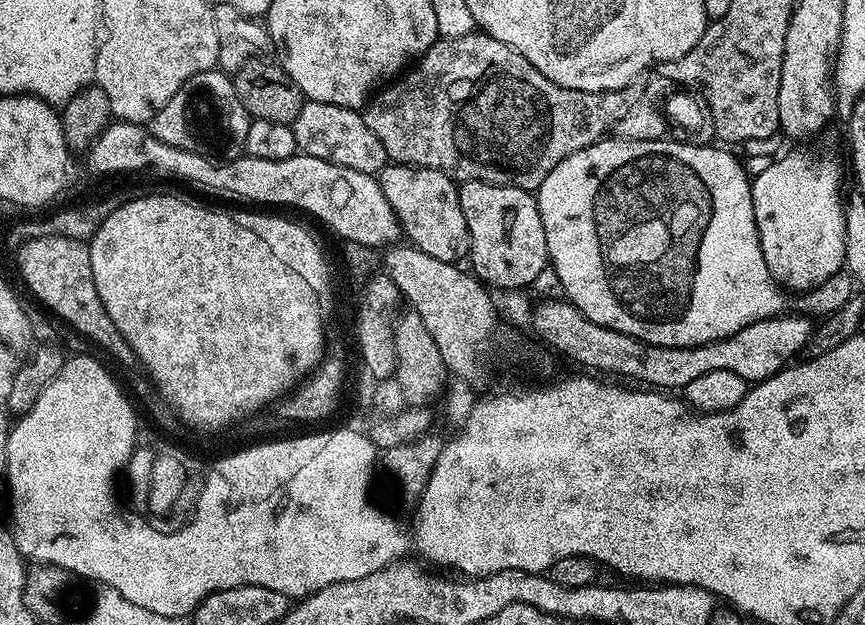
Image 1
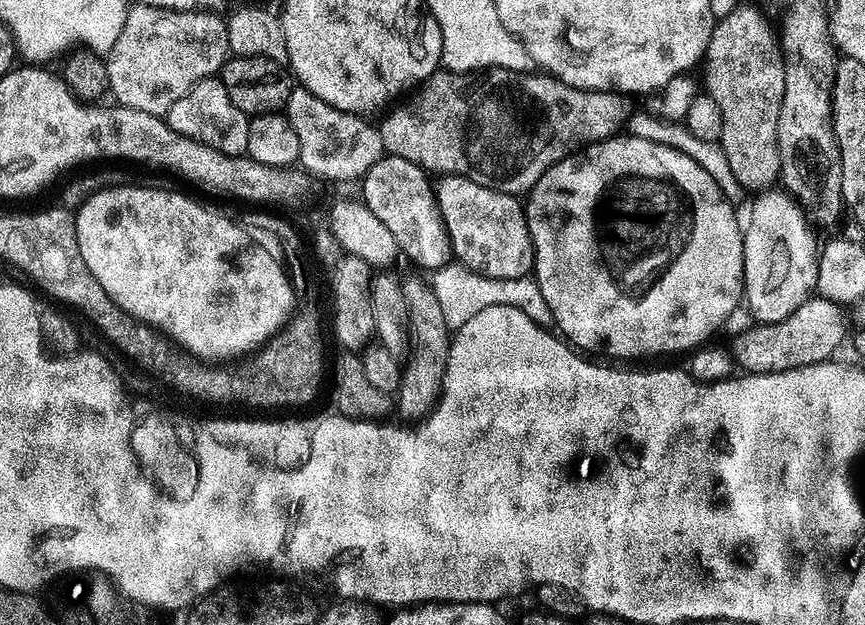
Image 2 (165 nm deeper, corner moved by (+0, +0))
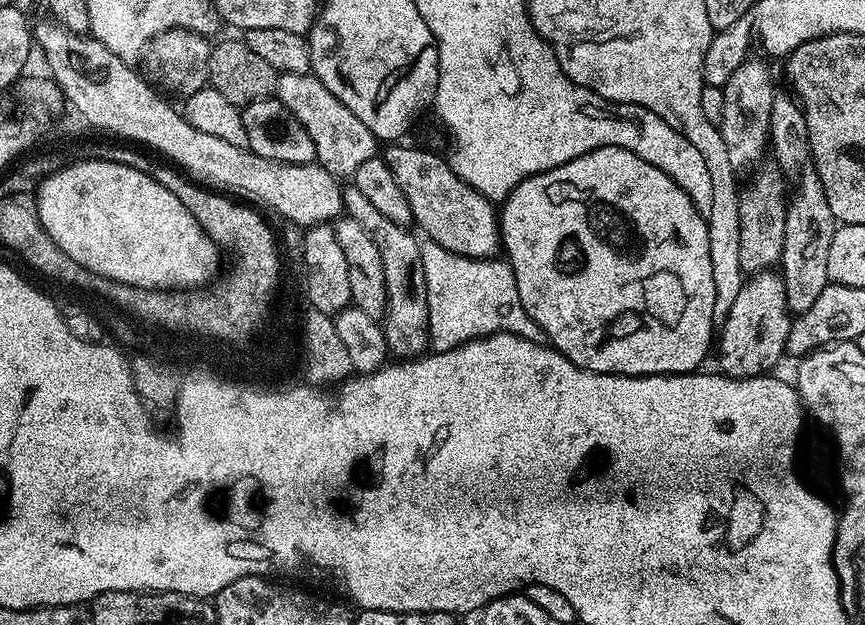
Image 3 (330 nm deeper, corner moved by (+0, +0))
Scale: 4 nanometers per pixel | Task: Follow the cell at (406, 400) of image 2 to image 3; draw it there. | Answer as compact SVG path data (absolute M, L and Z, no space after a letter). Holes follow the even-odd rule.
M352 182L343 189L344 212L354 222L362 222L362 227L370 238L374 238L374 246L378 246L378 254L382 254L382 270L386 270L386 292L388 294L388 310L384 313L383 325L386 334L386 346L389 353L397 361L415 360L427 353L430 348L428 331L430 330L430 314L428 313L428 299L426 298L426 274L422 270L422 258L420 257L421 241L416 241L416 236L405 225L398 222L390 222L377 208L362 195L362 190Z

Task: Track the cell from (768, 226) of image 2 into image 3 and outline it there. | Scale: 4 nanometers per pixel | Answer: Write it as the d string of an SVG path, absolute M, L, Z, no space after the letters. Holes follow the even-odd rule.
M775 271L757 272L745 279L742 290L738 290L738 299L730 308L726 322L718 332L718 348L720 344L720 368L725 376L735 376L737 380L746 380L750 376L763 376L771 373L772 368L785 355L788 347L788 335L792 329L793 317L788 310L784 281Z

